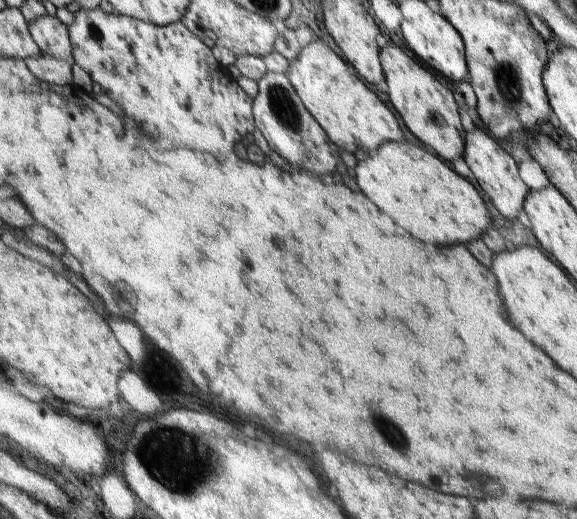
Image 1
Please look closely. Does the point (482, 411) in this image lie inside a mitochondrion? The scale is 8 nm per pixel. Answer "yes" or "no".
no

